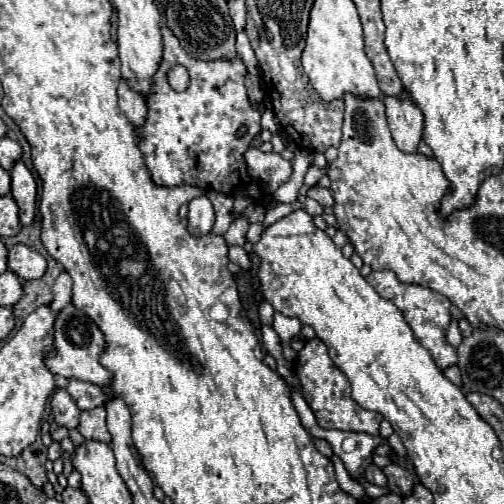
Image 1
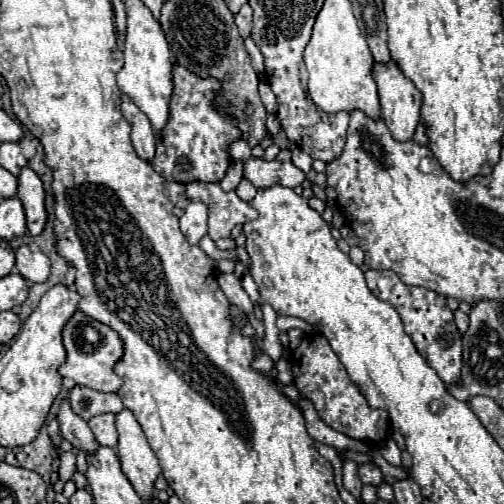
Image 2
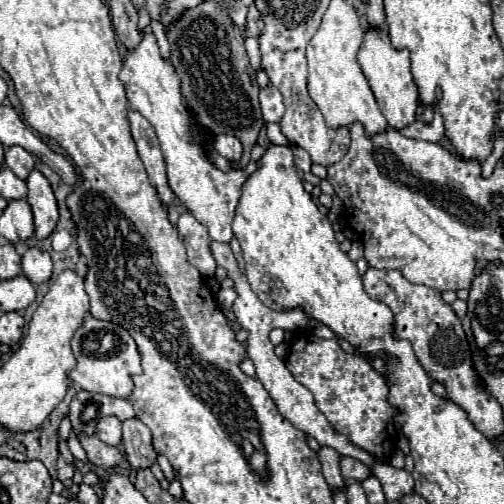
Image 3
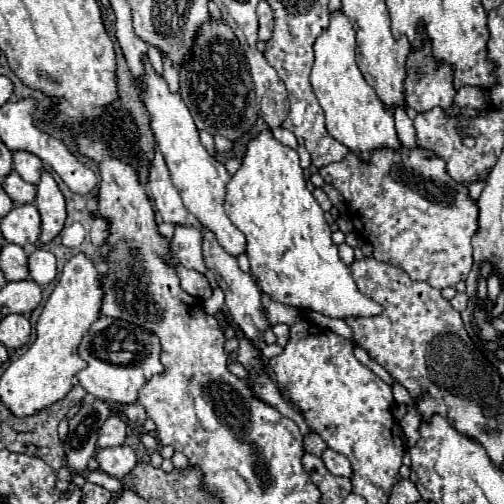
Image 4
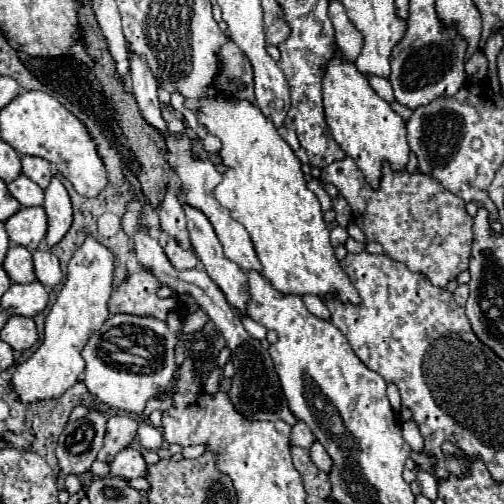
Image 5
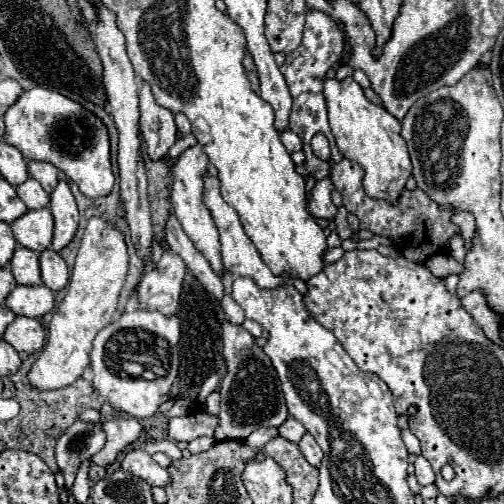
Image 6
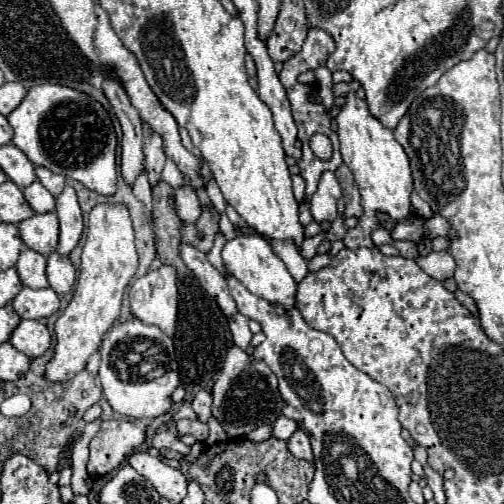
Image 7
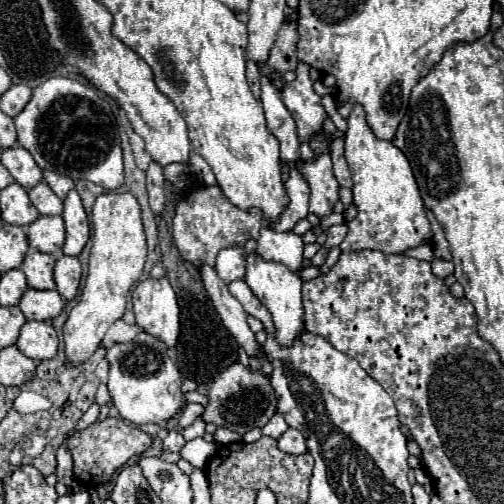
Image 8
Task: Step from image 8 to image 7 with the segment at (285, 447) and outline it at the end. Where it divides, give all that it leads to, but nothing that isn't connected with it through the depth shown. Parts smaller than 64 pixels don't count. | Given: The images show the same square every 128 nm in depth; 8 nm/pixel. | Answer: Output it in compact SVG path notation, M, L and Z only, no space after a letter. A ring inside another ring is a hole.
M296 430L296 432L292 434L292 438L288 440L288 448L290 448L290 452L292 452L296 458L302 458L302 460L308 460L308 462L314 460L312 446L310 446L308 434L306 434L304 430Z

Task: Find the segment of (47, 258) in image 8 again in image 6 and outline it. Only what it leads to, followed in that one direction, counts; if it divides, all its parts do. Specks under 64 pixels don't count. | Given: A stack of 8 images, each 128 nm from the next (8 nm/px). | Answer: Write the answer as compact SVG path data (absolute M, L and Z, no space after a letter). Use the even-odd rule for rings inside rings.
M18 246L14 250L14 256L10 260L10 270L18 284L42 284L40 278L40 266L38 266L38 254L34 250L28 250L24 246Z

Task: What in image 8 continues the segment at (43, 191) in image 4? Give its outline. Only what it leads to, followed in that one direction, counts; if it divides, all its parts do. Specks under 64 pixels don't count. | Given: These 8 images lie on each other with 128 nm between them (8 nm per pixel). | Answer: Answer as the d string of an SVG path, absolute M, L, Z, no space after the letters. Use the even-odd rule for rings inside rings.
M70 190L68 196L64 198L64 224L66 224L66 242L62 252L66 256L78 256L88 242L90 236L90 226L86 212L82 208L82 200L76 190Z

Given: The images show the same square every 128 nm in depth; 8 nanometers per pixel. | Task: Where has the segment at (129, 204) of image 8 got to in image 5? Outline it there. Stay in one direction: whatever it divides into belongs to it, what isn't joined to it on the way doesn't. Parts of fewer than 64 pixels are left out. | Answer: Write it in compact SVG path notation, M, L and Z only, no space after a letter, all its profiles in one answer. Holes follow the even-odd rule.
M88 236L78 252L68 262L68 274L64 288L58 292L56 302L46 316L44 340L38 350L16 366L16 372L10 380L10 388L18 394L20 402L40 402L60 398L70 386L78 382L78 376L84 372L84 358L80 356L84 344L92 332L100 330L108 318L108 298L112 294L112 274L114 274L114 256L98 240Z

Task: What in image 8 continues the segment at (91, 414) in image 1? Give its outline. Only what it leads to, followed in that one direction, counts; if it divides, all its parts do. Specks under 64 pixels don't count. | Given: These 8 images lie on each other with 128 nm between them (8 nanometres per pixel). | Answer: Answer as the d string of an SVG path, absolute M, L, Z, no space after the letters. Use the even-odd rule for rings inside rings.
M106 418L102 422L94 422L86 430L76 432L68 440L68 448L70 448L72 458L74 458L74 478L84 486L104 484L132 456L142 454L150 446L152 446L152 438L122 418Z

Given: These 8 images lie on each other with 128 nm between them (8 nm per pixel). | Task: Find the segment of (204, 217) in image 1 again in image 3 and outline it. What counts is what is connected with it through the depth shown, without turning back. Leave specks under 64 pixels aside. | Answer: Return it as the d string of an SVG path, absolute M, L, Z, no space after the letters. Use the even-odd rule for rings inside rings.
M186 212L178 220L180 238L188 250L188 262L200 270L204 278L212 278L216 272L216 260L210 252L210 236L202 222L194 218L192 212Z

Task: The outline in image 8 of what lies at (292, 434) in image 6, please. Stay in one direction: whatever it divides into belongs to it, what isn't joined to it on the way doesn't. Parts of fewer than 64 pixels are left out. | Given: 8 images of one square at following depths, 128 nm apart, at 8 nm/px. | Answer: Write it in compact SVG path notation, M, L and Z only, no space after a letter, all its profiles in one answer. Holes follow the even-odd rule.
M276 414L276 416L272 416L272 420L262 428L262 434L264 434L264 436L272 436L272 438L280 438L286 430L288 430L288 424L286 424L284 416L282 416L282 414Z

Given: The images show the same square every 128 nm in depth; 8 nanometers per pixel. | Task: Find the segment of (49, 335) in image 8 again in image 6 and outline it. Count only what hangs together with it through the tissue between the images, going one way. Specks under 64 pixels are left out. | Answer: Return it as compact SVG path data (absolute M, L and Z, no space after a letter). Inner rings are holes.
M16 316L16 320L6 328L4 340L18 352L32 354L44 346L44 330L36 318Z

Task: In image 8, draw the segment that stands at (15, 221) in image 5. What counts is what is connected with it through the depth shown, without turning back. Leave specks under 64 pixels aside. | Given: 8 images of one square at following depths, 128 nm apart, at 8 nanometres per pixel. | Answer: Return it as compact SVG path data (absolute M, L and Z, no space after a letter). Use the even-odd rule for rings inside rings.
M38 216L32 224L26 228L26 238L32 248L46 252L46 254L58 254L64 246L64 220L62 216Z

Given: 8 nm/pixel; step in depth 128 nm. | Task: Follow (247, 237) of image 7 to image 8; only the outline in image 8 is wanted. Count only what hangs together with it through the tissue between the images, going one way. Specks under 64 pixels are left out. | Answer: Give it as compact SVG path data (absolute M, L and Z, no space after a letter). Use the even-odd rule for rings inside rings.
M250 252L246 256L244 282L250 286L250 290L256 294L256 298L270 310L274 326L276 326L276 340L284 346L292 344L292 340L296 336L300 336L300 332L304 328L304 322L302 322L304 310L302 310L302 296L300 296L302 278L298 274L290 272L284 264L264 260L258 252Z

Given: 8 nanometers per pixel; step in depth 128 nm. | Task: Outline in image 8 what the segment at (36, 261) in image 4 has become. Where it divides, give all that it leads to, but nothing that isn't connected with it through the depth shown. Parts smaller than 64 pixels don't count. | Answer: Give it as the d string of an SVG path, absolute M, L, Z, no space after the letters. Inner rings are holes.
M60 256L56 260L56 266L54 266L54 282L56 282L56 290L66 300L72 300L76 296L78 284L80 284L80 276L82 276L82 266L80 266L78 258Z

